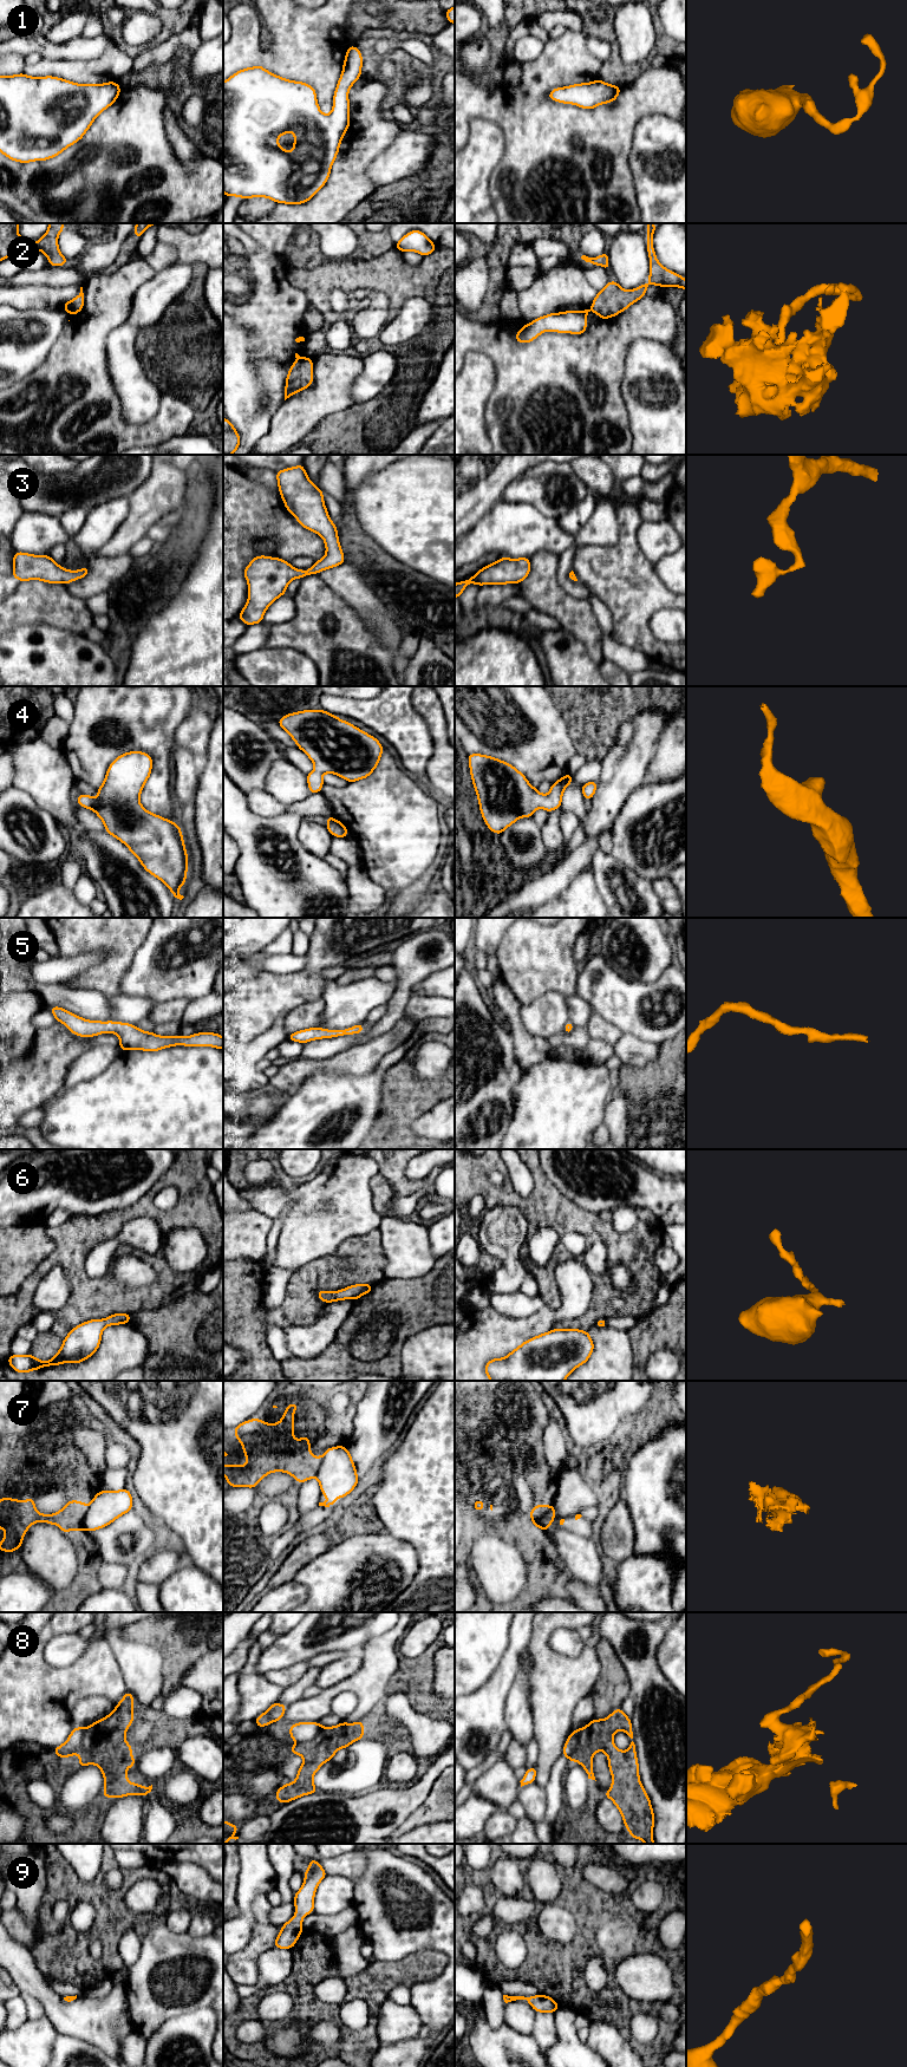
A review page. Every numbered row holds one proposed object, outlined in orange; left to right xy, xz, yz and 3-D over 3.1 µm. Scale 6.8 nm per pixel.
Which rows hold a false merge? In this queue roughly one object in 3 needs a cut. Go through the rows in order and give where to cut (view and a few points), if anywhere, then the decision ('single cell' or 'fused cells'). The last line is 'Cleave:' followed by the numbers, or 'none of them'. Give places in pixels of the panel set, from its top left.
1: cut none; single cell
2: cut xz (299, 357), (297, 360); fused cells
3: cut none; single cell
4: cut none; single cell
5: cut none; single cell
6: cut none; single cell
7: cut yz (552, 1506), (540, 1518), (542, 1528); fused cells
8: cut yz (582, 1728), (585, 1738), (578, 1749), (578, 1758), (575, 1760); fused cells
9: cut none; single cell
Cleave: 2, 7, 8

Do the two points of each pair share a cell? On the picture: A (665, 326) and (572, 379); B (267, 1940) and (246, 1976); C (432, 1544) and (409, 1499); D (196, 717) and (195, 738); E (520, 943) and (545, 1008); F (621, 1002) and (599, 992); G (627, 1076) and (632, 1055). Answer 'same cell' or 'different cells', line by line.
A: same cell
B: same cell
C: same cell
D: same cell
E: different cells
F: same cell
G: different cells

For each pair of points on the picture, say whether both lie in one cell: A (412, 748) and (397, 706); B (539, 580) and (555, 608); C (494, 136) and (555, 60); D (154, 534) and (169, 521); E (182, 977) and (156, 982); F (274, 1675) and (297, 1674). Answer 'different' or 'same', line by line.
A: same
B: same
C: different
D: same
E: same
F: same

